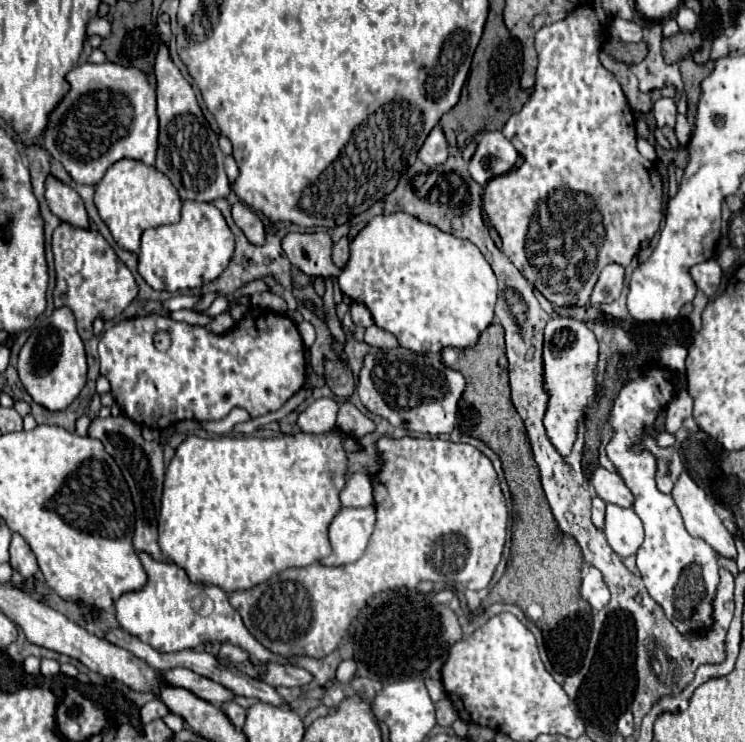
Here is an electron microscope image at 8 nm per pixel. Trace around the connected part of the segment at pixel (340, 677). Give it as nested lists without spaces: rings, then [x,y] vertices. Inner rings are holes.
[[[341,660],[341,664],[337,666],[337,672],[335,672],[335,678],[337,682],[341,684],[349,684],[353,678],[355,678],[355,662],[353,660]]]

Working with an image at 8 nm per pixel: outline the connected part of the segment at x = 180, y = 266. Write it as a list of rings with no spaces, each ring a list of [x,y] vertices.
[[[185,200],[177,224],[147,228],[143,232],[137,270],[153,290],[193,290],[221,276],[233,256],[233,248],[235,238],[223,214],[209,202]]]

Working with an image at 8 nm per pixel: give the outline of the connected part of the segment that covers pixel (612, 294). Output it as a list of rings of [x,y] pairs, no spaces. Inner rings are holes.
[[[609,264],[603,268],[593,294],[591,294],[591,304],[601,304],[601,302],[613,302],[619,298],[625,282],[625,268],[621,264]]]

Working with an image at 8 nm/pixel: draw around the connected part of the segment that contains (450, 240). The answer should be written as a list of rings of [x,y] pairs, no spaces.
[[[407,212],[375,216],[351,240],[349,260],[339,274],[339,286],[351,300],[365,304],[375,324],[381,330],[391,332],[401,348],[409,348],[419,354],[435,354],[445,346],[475,346],[481,332],[493,322],[497,300],[497,278],[473,242],[447,234]]]

